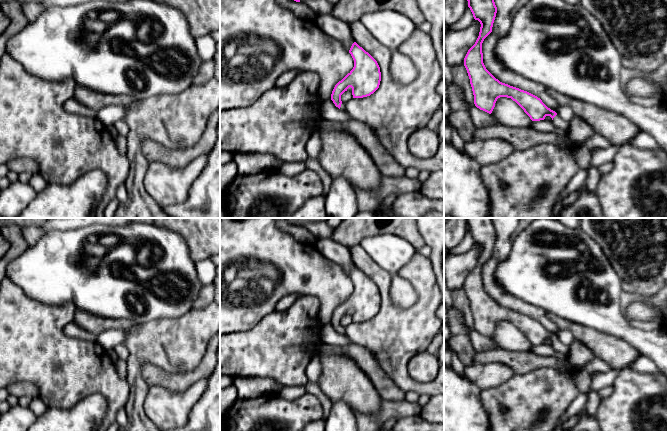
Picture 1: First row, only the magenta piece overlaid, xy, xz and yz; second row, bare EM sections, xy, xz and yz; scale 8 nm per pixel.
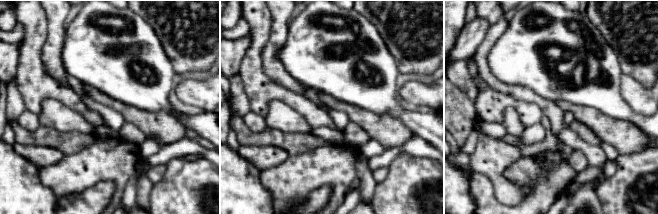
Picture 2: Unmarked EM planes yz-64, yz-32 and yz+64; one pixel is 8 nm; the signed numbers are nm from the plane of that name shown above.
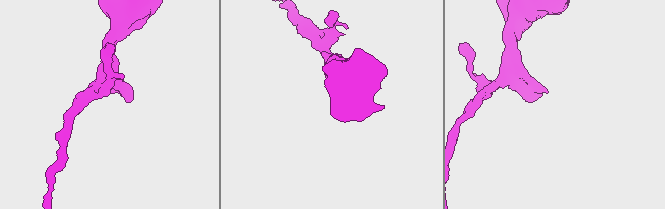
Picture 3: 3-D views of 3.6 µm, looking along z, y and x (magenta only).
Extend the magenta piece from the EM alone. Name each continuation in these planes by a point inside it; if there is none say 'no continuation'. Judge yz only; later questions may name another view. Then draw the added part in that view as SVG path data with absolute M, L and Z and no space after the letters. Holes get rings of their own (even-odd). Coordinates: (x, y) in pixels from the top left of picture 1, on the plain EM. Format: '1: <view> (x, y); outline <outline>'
1: yz (557, 345); outline M556 339L553 344L552 344L553 348L558 351L559 353L564 354L567 357L567 360L569 358L569 346L566 346L564 344L562 344L558 339Z

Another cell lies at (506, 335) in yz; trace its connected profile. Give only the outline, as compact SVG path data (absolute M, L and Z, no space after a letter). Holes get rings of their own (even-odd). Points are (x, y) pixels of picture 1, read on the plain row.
M500 321L495 327L491 339L507 351L530 351L533 346L524 334L511 322Z

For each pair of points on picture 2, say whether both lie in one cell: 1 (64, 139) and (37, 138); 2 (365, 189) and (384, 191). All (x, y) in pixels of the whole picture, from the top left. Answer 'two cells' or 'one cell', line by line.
1: one cell
2: two cells

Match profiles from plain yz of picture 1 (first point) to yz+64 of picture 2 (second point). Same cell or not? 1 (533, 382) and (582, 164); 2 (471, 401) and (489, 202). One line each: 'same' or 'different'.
1: different
2: different

